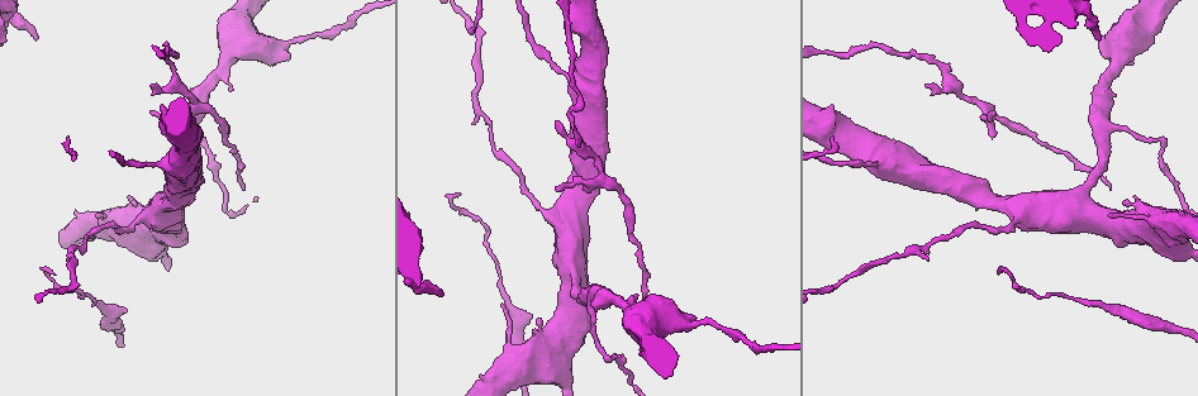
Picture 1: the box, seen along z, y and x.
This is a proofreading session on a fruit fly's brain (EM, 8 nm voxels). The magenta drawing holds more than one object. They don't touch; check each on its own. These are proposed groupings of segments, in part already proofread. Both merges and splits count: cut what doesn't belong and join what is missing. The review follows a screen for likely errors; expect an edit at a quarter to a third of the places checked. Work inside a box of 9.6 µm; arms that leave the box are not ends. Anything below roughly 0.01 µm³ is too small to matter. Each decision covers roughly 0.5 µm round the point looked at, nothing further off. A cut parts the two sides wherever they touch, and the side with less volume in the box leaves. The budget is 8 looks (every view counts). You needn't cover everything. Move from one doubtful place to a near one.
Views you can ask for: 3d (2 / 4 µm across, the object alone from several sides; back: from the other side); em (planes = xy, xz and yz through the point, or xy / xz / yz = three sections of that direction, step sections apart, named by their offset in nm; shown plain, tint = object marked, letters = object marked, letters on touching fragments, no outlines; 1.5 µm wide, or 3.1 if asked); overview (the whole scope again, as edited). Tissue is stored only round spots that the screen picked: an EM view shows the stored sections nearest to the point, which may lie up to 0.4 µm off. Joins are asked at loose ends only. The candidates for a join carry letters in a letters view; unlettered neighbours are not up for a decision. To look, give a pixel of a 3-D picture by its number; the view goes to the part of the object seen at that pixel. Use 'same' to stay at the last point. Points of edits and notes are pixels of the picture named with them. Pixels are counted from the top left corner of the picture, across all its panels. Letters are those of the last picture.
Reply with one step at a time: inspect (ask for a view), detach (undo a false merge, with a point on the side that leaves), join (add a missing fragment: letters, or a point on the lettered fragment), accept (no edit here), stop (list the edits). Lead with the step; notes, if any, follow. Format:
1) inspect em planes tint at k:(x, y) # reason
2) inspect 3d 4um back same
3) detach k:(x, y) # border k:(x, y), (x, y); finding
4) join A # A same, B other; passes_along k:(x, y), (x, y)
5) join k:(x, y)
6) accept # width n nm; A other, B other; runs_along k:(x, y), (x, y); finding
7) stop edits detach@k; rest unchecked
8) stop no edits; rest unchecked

inspect em yz step 8 letters at 1:(441, 296) # free end

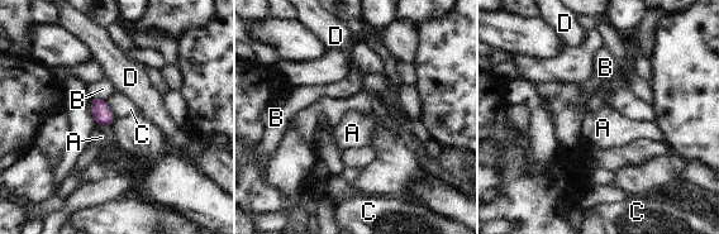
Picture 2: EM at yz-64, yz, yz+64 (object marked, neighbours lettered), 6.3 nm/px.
accept # A other, B other, C other, D other; border 2:(105, 100), (115, 118); no lettered fragment goes on from it

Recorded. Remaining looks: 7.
inspect em 3.1um planes letters at 1:(233, 90) # thick end

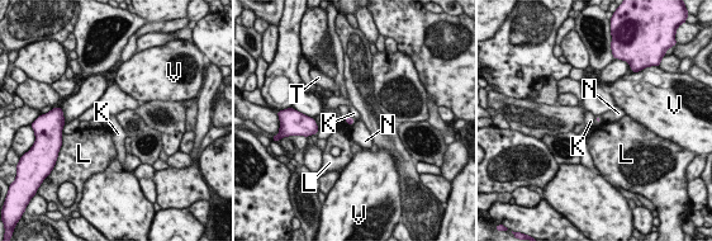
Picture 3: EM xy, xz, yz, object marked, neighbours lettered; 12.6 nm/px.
accept # K other, L other, N other, T other, V other; border 3:(349, 116), (355, 121); none of them fits

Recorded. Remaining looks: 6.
inspect 3d 4um at 1:(245, 190) # tapers out

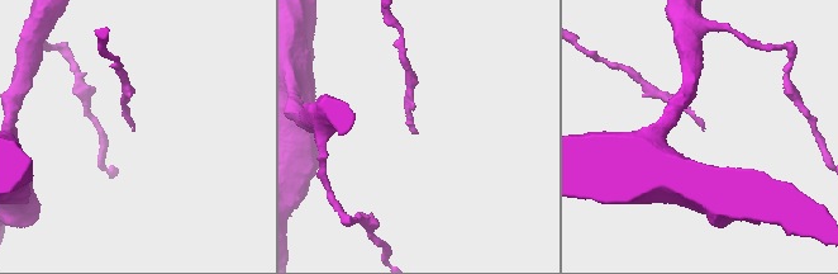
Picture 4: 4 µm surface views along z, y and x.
inspect em xz step 8 letters at 4:(415, 133) # need the tissue

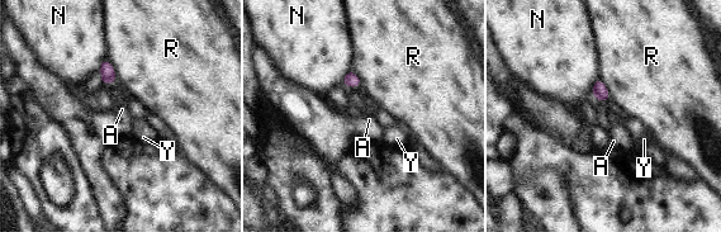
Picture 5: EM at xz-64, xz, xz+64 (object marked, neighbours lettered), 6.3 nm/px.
inspect em planes letters same # another direction

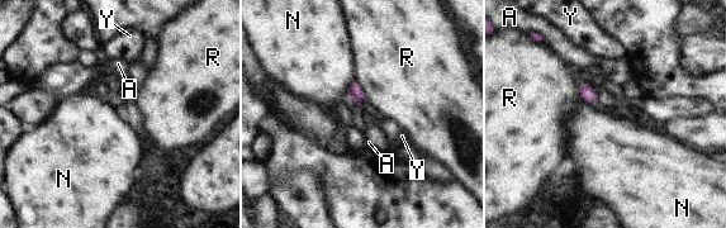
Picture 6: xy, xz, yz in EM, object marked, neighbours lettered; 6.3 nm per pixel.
accept # A other, N other, R other, Y other; border 6:(354, 79), (349, 84), (349, 99); no lettered fragment goes on from it

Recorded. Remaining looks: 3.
stop no edits; rest unchecked

